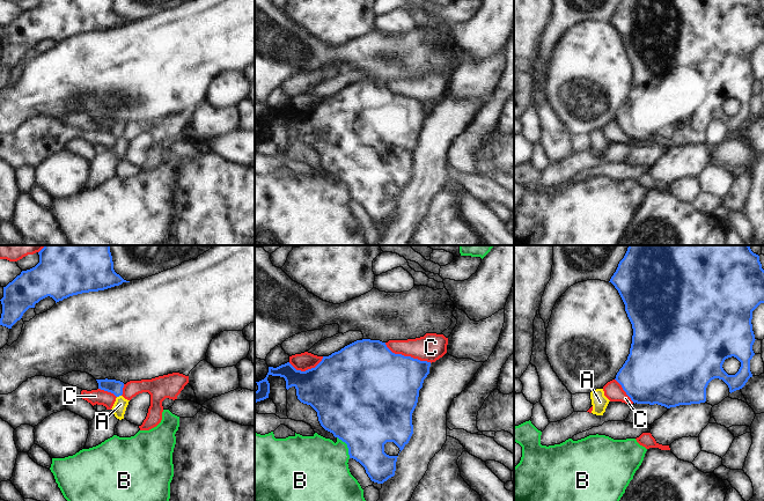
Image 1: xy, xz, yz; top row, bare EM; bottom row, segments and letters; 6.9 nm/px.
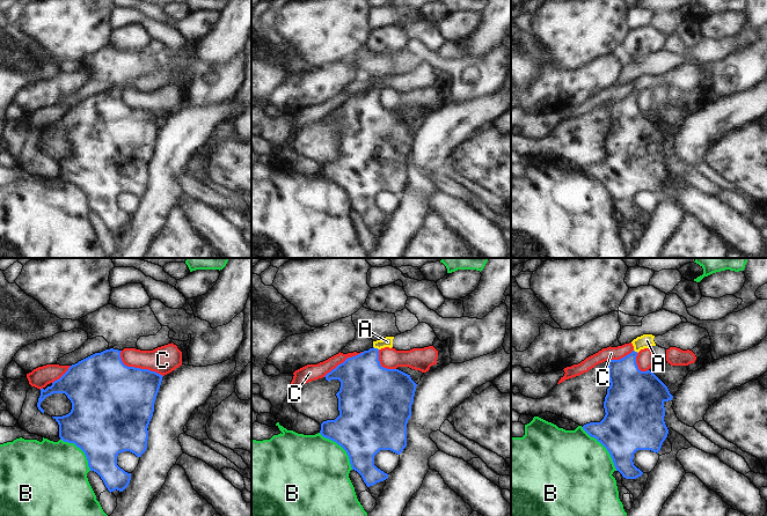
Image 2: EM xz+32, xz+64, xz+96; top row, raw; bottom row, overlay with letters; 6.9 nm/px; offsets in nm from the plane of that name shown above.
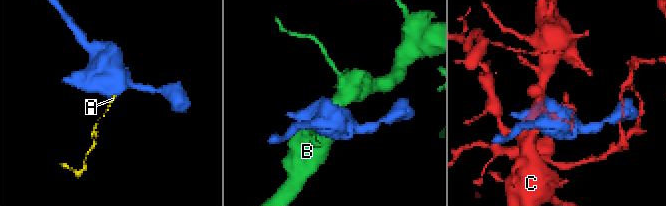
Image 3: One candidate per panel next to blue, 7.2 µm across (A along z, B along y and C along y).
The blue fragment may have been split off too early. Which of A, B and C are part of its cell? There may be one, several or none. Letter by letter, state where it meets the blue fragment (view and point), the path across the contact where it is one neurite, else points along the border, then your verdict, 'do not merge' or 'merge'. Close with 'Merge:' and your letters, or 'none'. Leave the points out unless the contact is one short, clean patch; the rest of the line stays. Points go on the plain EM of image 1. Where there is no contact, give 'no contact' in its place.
A: xy (118, 137) | along xy (120, 135), (117, 138) | do not merge
B: xz (347, 188) | along xz (337, 177), (346, 185), (350, 198) | do not merge
C: xz (408, 97) | do not merge
Merge: none

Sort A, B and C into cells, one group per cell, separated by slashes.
A / B / C

